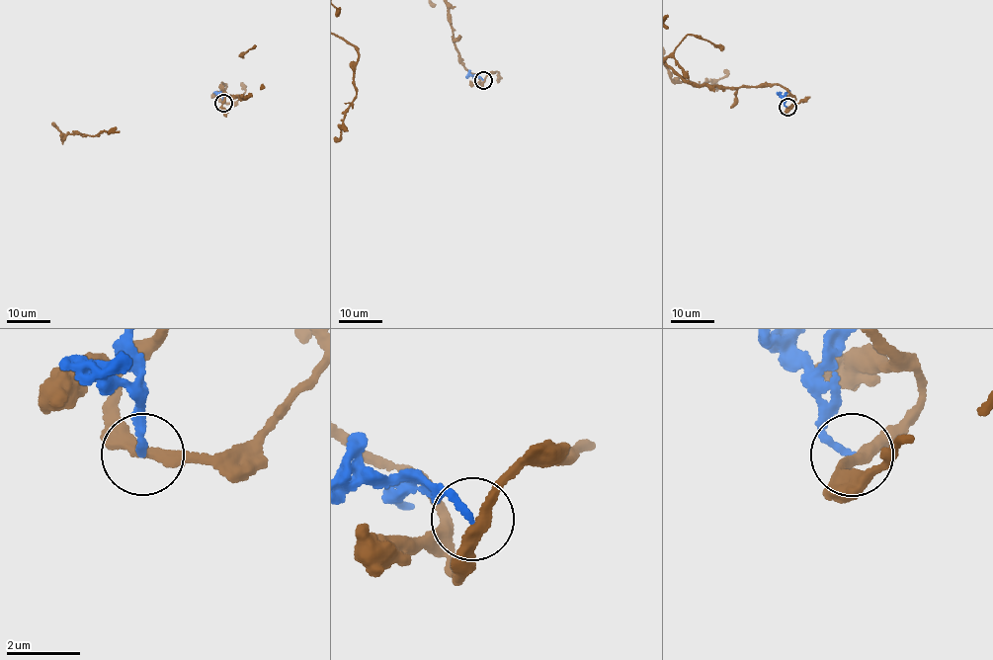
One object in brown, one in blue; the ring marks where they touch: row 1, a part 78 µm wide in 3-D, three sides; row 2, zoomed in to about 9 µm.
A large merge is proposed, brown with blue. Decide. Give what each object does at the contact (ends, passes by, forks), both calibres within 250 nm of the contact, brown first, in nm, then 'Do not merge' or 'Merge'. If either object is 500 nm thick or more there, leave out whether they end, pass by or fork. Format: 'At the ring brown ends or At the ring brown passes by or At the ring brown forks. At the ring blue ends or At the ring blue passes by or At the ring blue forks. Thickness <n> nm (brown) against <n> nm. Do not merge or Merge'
At the ring brown passes by. At the ring blue ends. Thickness 320 nm (brown) against 180 nm. Do not merge

